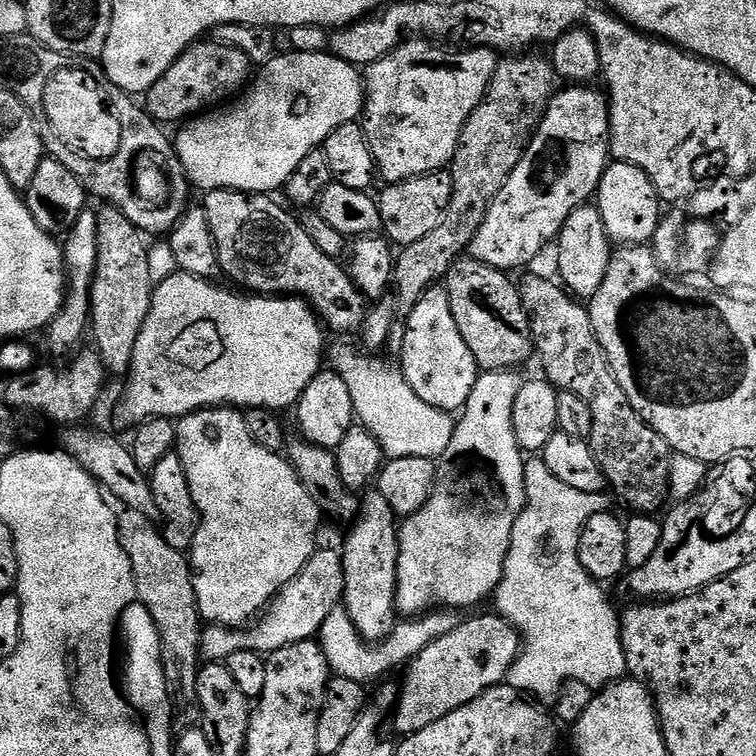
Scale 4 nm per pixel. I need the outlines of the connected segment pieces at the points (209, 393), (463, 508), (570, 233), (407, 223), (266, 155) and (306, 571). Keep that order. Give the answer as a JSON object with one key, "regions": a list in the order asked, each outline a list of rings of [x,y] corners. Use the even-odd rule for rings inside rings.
{"regions":[[[[181,271],[166,278],[166,282],[155,285],[152,309],[142,326],[142,334],[138,334],[138,342],[134,342],[134,358],[123,381],[120,416],[129,426],[155,416],[183,418],[203,408],[221,406],[237,410],[291,409],[299,405],[306,386],[310,386],[312,379],[322,370],[326,332],[311,304],[294,296],[241,294],[231,287],[219,288],[218,285]]],[[[505,370],[503,372],[481,371],[480,377],[474,382],[474,390],[470,390],[470,398],[465,402],[456,420],[456,429],[452,431],[450,446],[446,446],[444,455],[439,461],[436,485],[426,502],[426,506],[422,506],[422,510],[418,510],[414,515],[407,517],[399,525],[400,549],[398,550],[396,607],[401,617],[421,617],[425,613],[439,609],[463,610],[462,608],[472,608],[475,604],[482,603],[487,596],[489,599],[495,593],[496,587],[504,580],[506,554],[512,545],[514,522],[518,522],[518,518],[524,509],[524,499],[526,498],[526,490],[524,489],[524,465],[526,463],[526,456],[518,446],[518,438],[514,438],[514,418],[512,417],[514,414],[514,398],[518,398],[518,390],[522,383],[522,376],[519,376],[520,374],[516,370]]],[[[589,202],[578,206],[578,210],[574,210],[570,218],[566,218],[560,235],[554,241],[555,248],[556,268],[560,271],[559,283],[573,297],[591,298],[598,290],[602,278],[606,278],[606,270],[610,266],[614,251],[613,241],[608,239],[602,214],[596,209],[595,203]]],[[[448,170],[431,172],[384,186],[378,192],[383,235],[396,246],[417,244],[424,235],[432,233],[438,227],[438,222],[442,222],[442,214],[446,214],[446,206],[450,206],[451,193],[452,173]]],[[[276,54],[272,56],[271,60],[255,73],[254,79],[249,83],[243,94],[237,95],[231,102],[225,103],[215,110],[209,110],[189,119],[179,129],[181,132],[174,136],[174,156],[193,189],[201,188],[201,193],[204,194],[219,188],[232,188],[236,192],[250,192],[253,194],[275,193],[275,188],[283,189],[287,185],[290,174],[294,174],[294,170],[298,170],[302,158],[306,158],[306,154],[310,154],[315,148],[321,147],[326,142],[326,138],[330,138],[330,134],[334,134],[334,130],[338,130],[338,126],[346,126],[361,119],[364,110],[364,82],[361,69],[357,65],[347,64],[344,60],[335,58],[324,60],[326,58],[297,58],[295,55],[289,55],[281,56],[281,54]]],[[[317,547],[316,553],[306,566],[282,591],[270,607],[247,630],[208,626],[200,638],[200,655],[208,662],[227,662],[234,650],[250,650],[267,654],[282,650],[294,642],[319,637],[322,622],[330,618],[335,608],[341,607],[344,599],[344,567],[337,549]]]]}

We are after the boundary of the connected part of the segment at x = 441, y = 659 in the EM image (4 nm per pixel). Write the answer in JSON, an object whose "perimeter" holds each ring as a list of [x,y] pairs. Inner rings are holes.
{"perimeter":[[[499,614],[466,619],[450,634],[432,642],[407,665],[408,673],[398,690],[394,724],[401,737],[413,736],[426,726],[434,726],[438,718],[454,714],[458,706],[474,702],[478,694],[505,683],[510,666],[520,657],[522,641],[516,627]]]}

